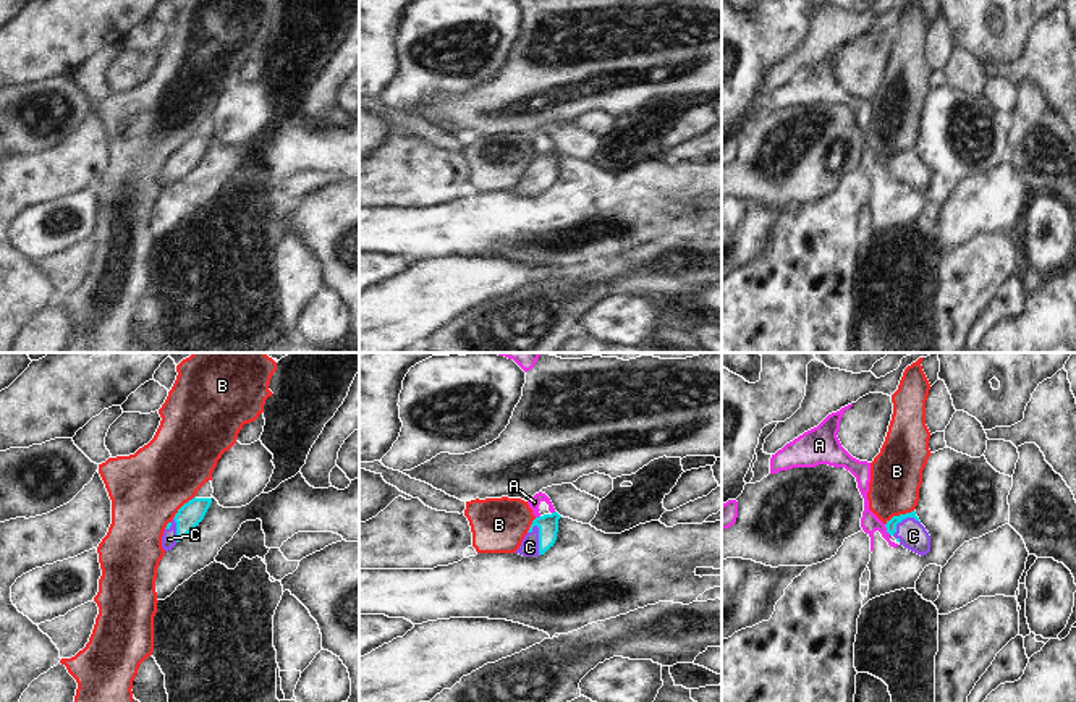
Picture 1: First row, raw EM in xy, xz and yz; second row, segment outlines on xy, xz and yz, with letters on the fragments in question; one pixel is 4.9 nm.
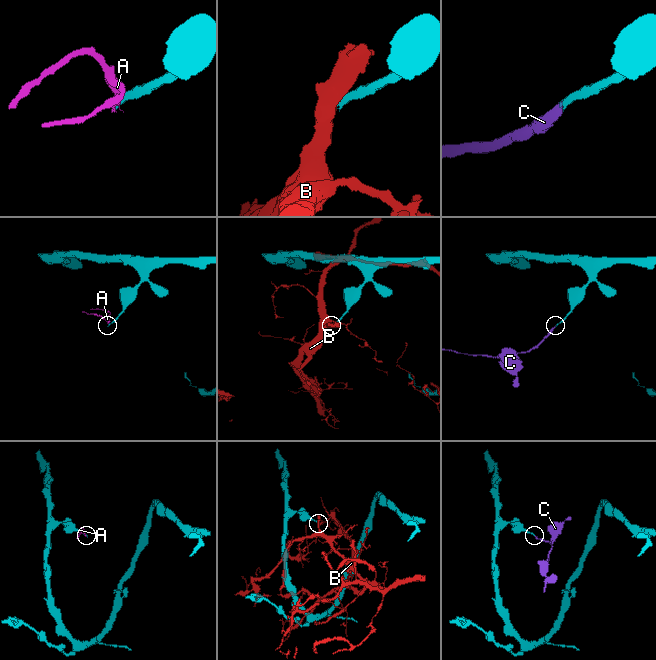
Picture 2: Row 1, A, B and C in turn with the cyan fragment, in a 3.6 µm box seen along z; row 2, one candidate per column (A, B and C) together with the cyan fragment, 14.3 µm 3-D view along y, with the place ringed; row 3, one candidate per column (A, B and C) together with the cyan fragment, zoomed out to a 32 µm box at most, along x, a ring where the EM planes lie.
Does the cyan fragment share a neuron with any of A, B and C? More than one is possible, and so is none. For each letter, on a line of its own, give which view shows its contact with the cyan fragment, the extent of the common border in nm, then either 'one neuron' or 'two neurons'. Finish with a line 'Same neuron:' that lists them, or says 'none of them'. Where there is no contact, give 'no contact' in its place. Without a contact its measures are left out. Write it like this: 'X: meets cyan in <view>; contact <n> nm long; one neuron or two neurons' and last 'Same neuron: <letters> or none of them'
A: meets cyan in yz; contact 70 nm long; two neurons
B: meets cyan in yz; contact 160 nm long; two neurons
C: meets cyan in xz; contact 150 nm long; one neuron
Same neuron: C

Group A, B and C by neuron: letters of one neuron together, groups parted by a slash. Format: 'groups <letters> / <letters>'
groups A / B / C

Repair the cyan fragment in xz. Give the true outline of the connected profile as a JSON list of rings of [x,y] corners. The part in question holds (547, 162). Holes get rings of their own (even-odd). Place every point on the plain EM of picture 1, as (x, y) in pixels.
[[[557,149],[536,155],[515,191],[523,194],[544,192],[557,178],[560,155]]]

